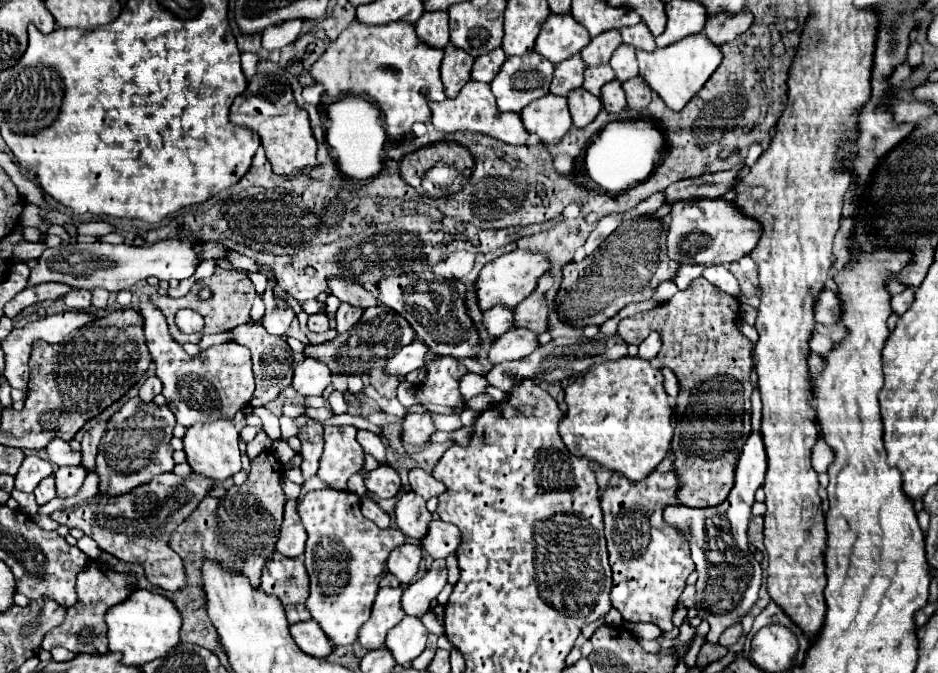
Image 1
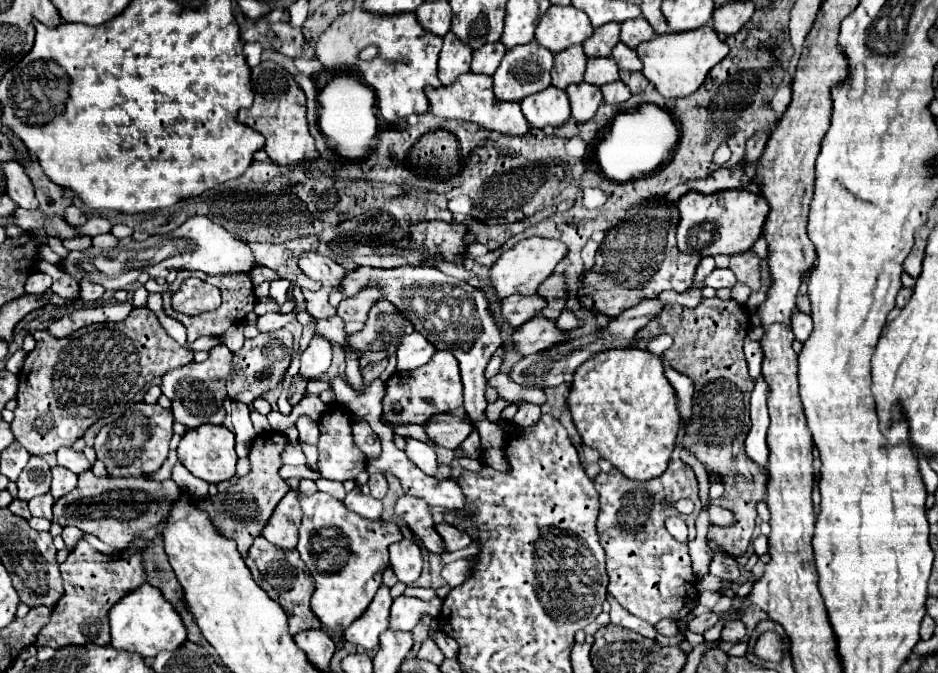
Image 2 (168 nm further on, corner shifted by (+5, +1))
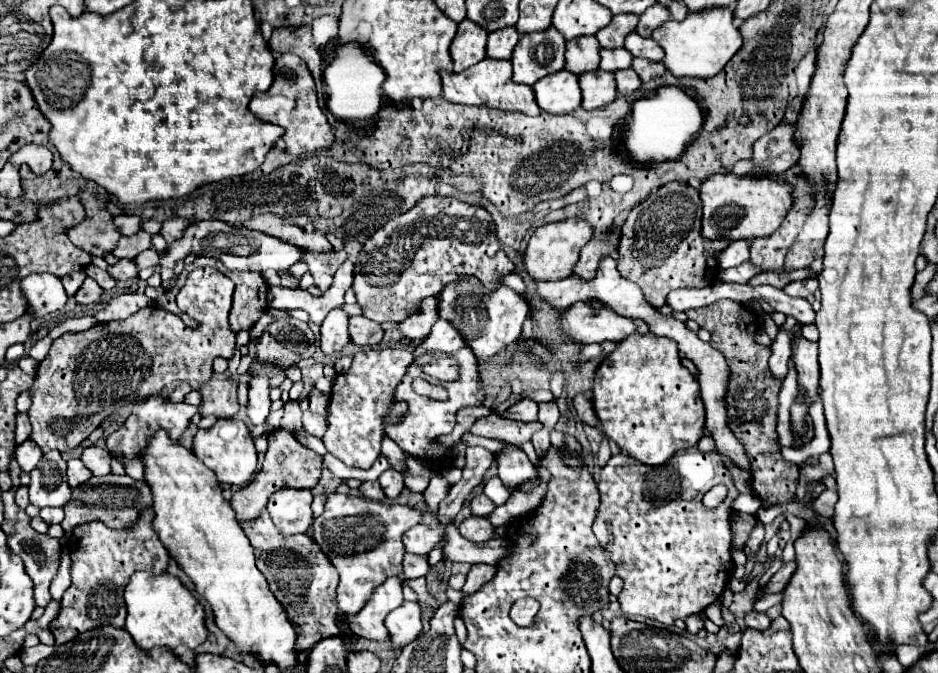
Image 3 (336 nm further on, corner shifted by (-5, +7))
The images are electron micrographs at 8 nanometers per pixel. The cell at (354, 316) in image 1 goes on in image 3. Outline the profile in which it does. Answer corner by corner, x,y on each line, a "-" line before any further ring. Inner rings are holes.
434,195
424,197
406,215
388,221
366,241
356,261
352,289
364,317
376,323
398,323
414,313
418,301
440,293
444,285
462,275
476,275
484,285
496,289
500,277
512,273
512,269
514,265
500,249
488,211
454,197

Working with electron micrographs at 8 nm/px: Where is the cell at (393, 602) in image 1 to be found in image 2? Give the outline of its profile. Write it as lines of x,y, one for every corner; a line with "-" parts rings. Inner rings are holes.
382,585
372,603
368,605
368,609
364,611
364,615
360,615
360,619
356,619
356,623
352,623
346,631
344,637
350,643
362,645
364,649
376,649
378,647
378,635
388,627
388,615
390,615
390,605
392,605
392,597
390,597
390,589
386,585

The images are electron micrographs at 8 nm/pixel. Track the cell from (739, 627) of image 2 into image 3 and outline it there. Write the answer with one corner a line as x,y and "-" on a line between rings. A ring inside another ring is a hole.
756,611
748,613
748,615
744,617
744,621
746,621
746,627
758,629
758,631
766,631
766,629
770,627
770,623
772,623
764,613
756,613

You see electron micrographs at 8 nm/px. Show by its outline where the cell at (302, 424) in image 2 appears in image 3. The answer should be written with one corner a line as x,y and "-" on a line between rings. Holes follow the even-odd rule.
318,389
310,391
310,411
316,415
326,415
328,409
328,395
320,393

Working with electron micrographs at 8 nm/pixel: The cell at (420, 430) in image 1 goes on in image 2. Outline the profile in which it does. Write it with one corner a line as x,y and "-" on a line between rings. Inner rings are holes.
440,413
424,427
424,431
434,443
446,449
456,449
474,431
474,425
470,423
470,419
464,419
460,415

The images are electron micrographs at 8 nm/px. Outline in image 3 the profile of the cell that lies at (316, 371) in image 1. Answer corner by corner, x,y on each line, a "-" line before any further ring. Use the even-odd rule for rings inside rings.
338,307
332,309
320,325
320,349
324,355
340,355
350,343
348,315

